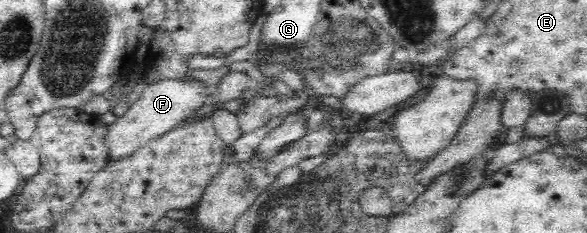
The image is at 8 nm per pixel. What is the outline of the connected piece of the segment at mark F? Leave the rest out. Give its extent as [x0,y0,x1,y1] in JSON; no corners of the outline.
[102,80,209,164]

